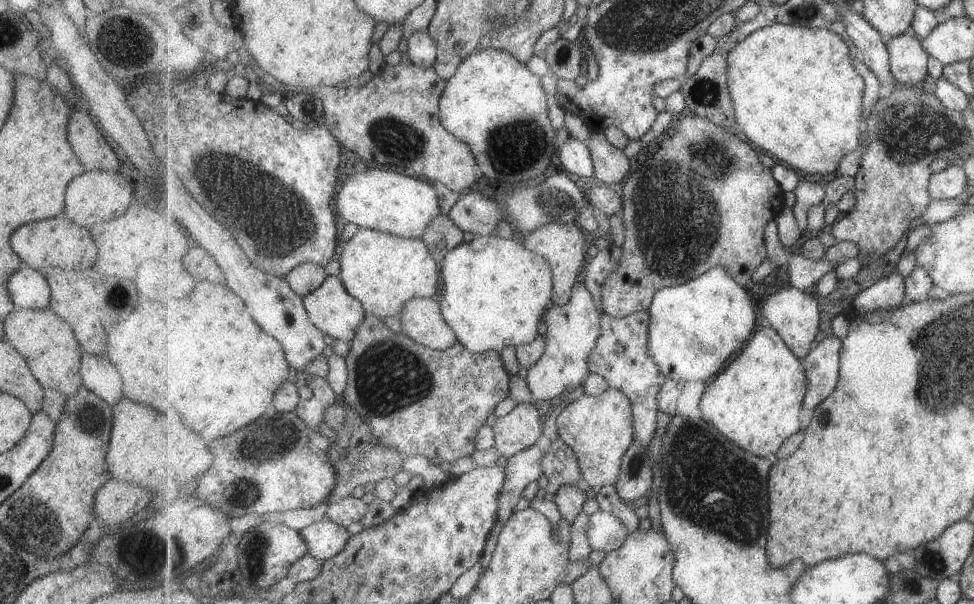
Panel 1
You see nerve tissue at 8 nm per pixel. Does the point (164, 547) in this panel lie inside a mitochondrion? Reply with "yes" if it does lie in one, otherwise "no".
yes

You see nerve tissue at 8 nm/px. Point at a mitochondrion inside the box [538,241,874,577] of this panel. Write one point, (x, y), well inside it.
(707, 482)

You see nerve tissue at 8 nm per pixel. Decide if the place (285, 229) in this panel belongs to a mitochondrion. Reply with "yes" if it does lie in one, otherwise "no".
yes

